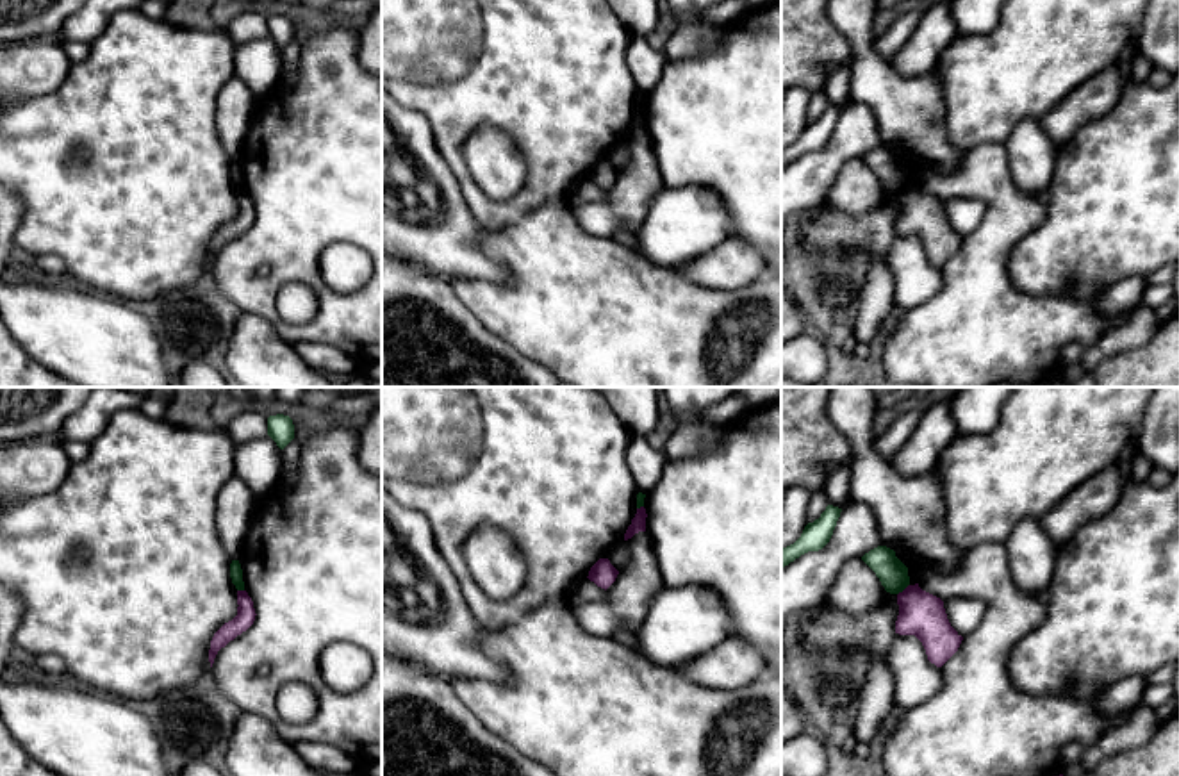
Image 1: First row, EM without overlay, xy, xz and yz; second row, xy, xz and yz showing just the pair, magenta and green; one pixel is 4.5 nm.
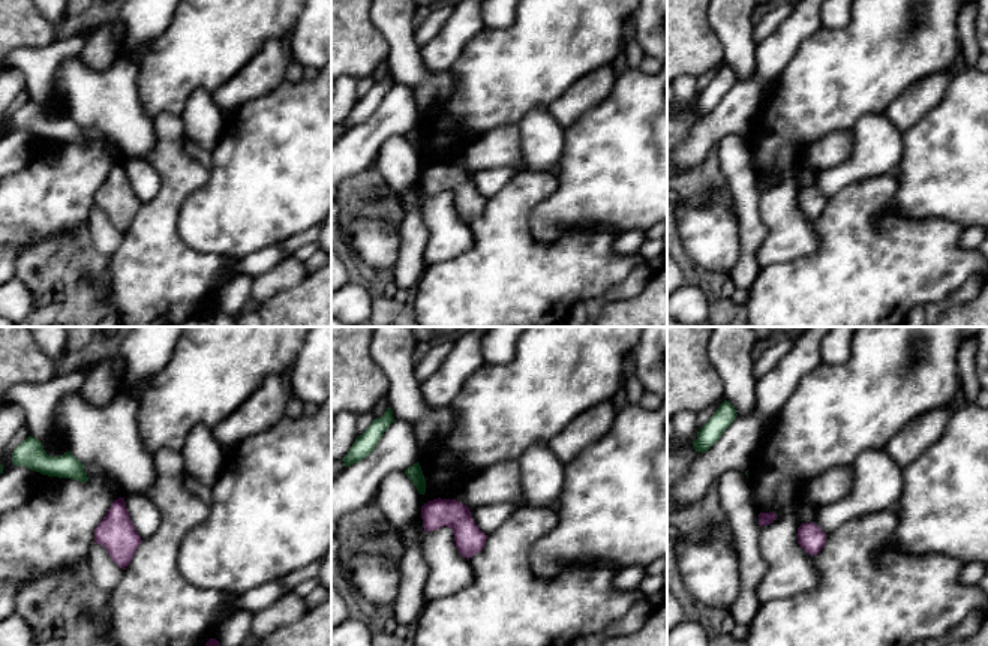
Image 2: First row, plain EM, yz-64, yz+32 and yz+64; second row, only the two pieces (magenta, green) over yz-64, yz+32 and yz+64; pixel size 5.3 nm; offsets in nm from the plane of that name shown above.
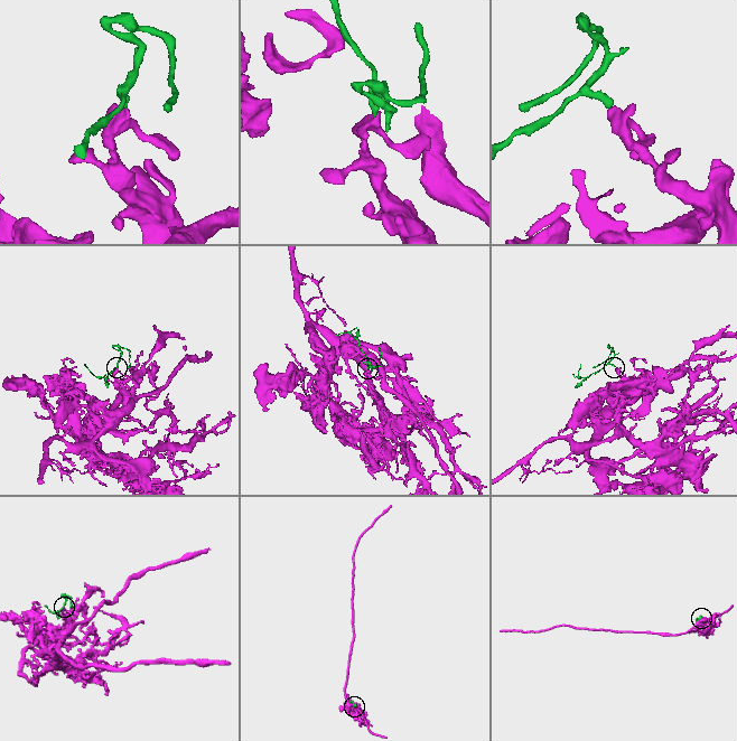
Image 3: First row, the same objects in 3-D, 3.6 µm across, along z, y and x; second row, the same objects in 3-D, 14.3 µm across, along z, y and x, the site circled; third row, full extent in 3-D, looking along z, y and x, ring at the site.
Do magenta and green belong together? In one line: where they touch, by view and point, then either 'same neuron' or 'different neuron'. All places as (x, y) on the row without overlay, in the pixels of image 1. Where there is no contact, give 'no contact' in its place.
meets magenta in yz at (905, 189); different neuron

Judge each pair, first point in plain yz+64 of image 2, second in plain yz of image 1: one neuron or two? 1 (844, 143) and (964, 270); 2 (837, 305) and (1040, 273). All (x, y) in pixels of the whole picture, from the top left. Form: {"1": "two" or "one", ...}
{"1": "one", "2": "two"}

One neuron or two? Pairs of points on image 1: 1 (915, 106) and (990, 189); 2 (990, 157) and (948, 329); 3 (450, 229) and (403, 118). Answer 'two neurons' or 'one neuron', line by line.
1: two neurons
2: one neuron
3: one neuron

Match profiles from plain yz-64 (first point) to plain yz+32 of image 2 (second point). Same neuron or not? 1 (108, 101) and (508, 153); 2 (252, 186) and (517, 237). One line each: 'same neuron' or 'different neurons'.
1: different neurons
2: different neurons

